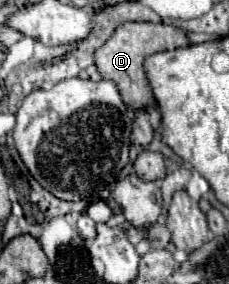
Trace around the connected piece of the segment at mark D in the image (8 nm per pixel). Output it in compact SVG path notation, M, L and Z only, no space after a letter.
M124 22L112 32L112 36L106 40L106 44L94 52L94 62L96 62L96 68L102 74L102 78L116 84L124 104L130 106L132 110L142 110L152 100L152 92L150 92L150 86L144 76L144 68L142 68L144 58L154 52L172 50L172 48L180 48L186 44L188 44L186 32L178 30L174 26L150 24L150 22Z

